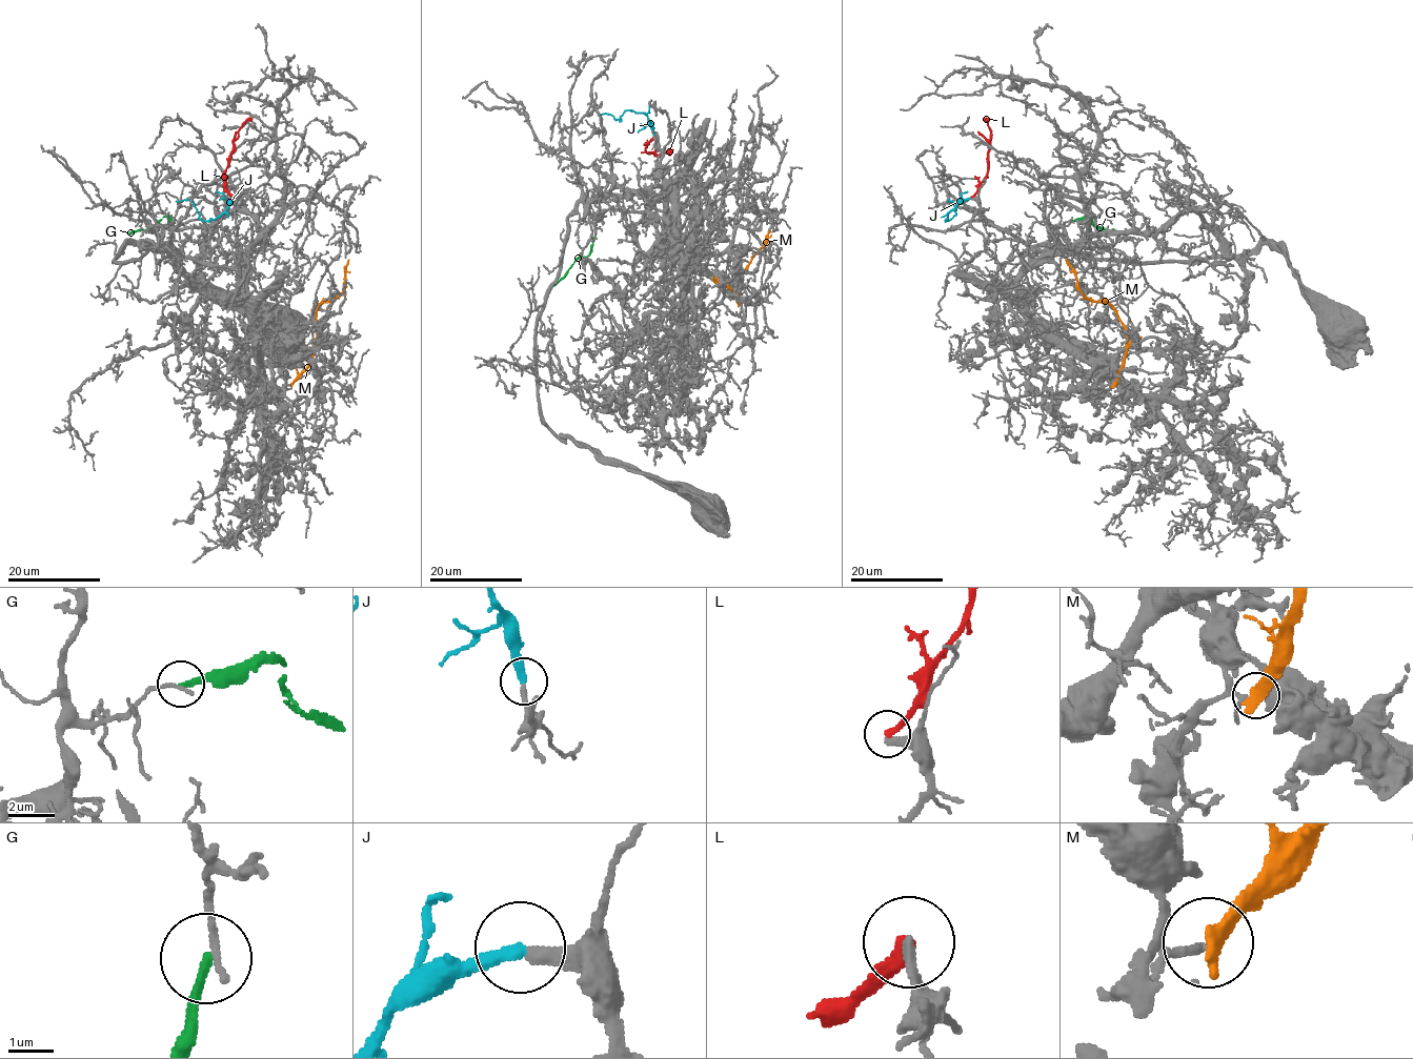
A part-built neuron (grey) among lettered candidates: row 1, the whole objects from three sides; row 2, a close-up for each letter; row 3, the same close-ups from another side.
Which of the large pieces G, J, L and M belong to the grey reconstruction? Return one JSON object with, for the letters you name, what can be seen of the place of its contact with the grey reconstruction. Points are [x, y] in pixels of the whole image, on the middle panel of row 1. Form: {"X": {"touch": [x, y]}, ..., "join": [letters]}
{"J": {"touch": [654, 135]}, "join": ["J"]}

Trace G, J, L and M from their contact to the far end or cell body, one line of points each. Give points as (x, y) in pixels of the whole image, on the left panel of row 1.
G: (173, 221), (165, 217), (148, 229), (127, 233)
J: (233, 198), (224, 211), (207, 221), (201, 220), (189, 200), (176, 200)
L: (233, 197), (224, 179), (225, 168), (239, 127), (251, 119)
M: (291, 385), (307, 366), (315, 350), (317, 308), (331, 302), (343, 290), (348, 259)

